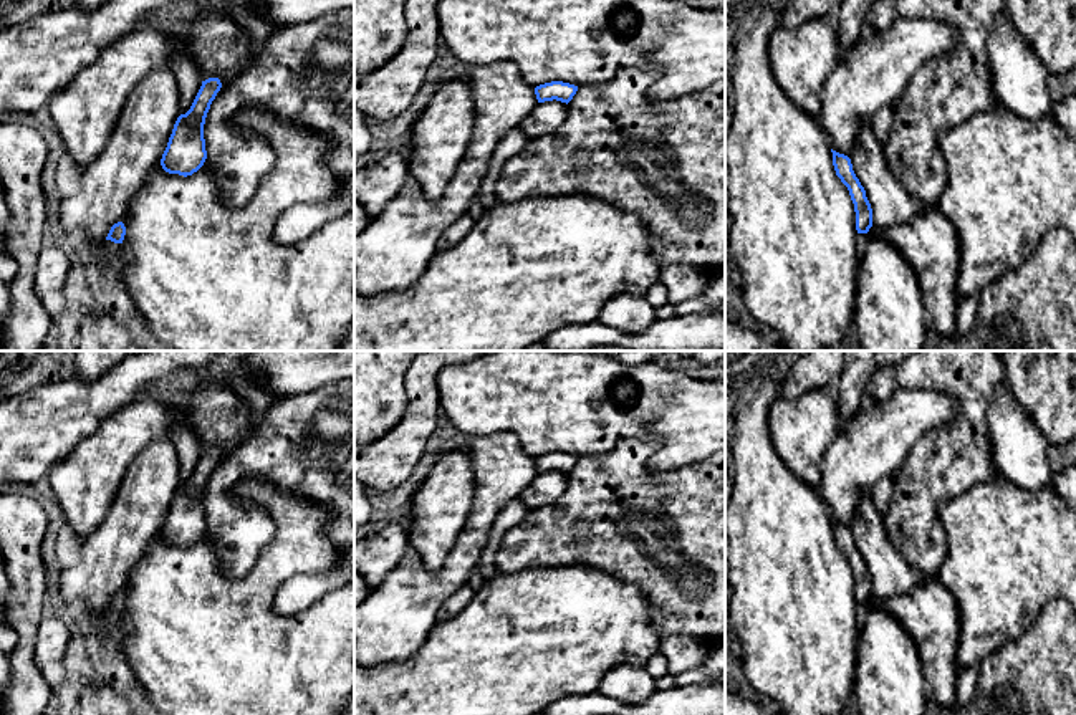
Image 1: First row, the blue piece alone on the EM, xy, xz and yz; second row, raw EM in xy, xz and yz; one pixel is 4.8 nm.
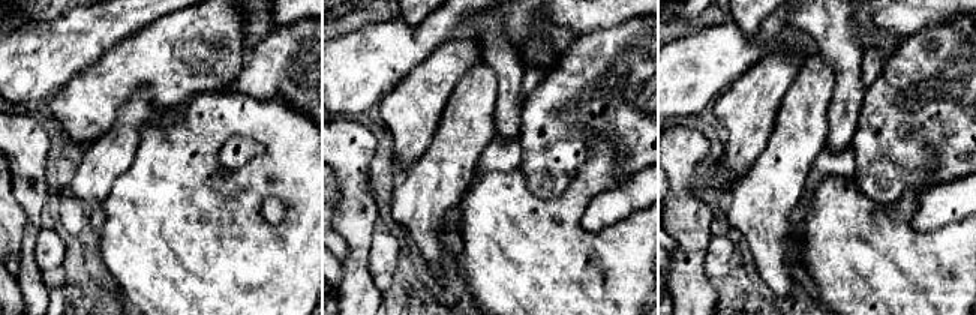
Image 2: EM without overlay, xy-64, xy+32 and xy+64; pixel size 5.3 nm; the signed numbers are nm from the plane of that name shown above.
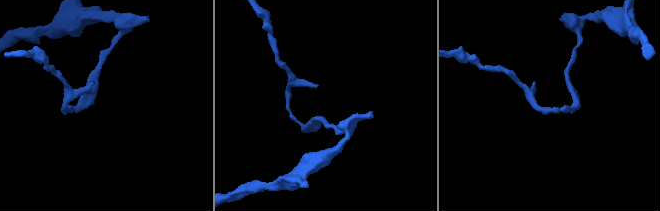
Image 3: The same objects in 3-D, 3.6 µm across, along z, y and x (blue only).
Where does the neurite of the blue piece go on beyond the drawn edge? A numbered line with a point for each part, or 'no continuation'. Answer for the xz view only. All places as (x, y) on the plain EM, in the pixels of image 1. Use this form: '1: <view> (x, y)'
no continuation

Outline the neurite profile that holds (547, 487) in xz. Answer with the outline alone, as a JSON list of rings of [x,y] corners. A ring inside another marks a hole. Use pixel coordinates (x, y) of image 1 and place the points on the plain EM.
[[[561,472],[538,473],[518,497],[528,510],[553,505],[566,490],[568,477]]]

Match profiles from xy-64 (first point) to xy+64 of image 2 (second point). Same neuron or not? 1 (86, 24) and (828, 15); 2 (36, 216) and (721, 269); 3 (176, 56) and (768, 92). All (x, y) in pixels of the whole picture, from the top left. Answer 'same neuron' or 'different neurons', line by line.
1: different neurons
2: different neurons
3: same neuron

